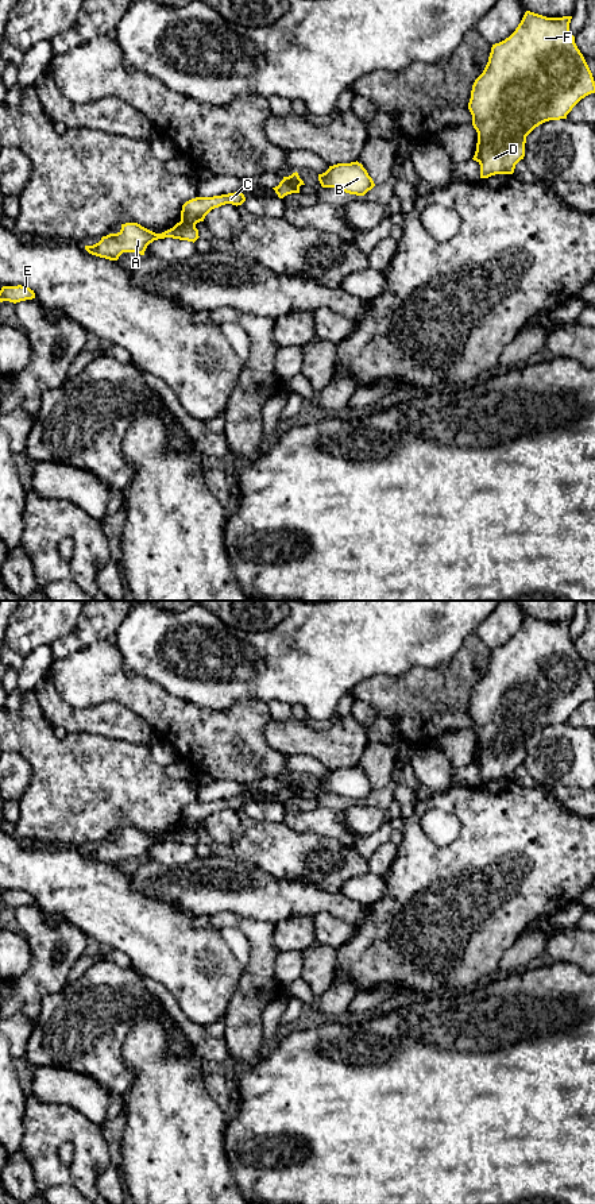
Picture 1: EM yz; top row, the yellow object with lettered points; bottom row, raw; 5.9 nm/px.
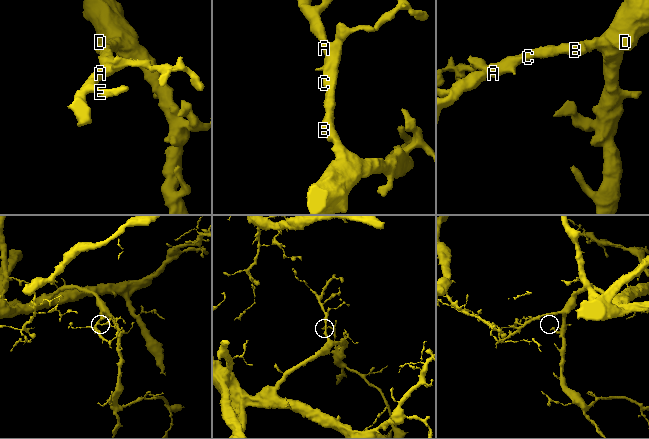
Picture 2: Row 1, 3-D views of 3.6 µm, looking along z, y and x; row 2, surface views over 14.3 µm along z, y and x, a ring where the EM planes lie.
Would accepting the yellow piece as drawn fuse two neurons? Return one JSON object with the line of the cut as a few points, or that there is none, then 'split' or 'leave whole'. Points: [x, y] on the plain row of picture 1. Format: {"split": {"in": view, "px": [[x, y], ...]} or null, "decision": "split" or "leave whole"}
{"split": null, "decision": "leave whole"}

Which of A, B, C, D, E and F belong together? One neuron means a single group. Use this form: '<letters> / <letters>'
A B C D E F

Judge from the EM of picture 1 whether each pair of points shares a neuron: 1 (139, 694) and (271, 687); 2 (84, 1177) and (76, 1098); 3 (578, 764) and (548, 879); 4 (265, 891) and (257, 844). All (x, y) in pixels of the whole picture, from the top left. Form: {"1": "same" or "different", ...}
{"1": "different", "2": "different", "3": "different", "4": "different"}

